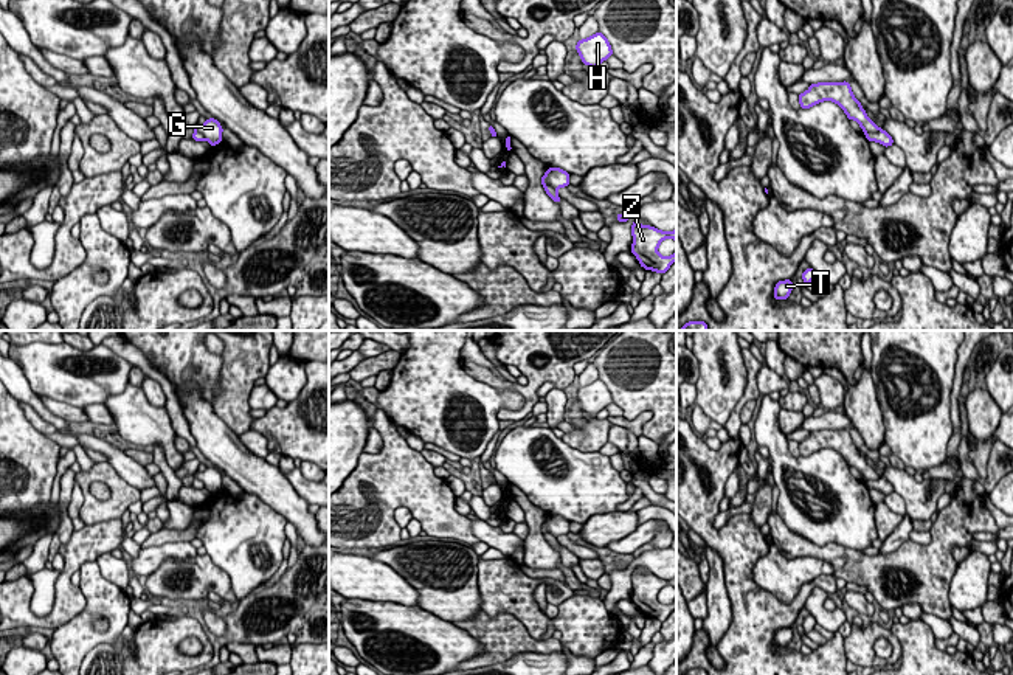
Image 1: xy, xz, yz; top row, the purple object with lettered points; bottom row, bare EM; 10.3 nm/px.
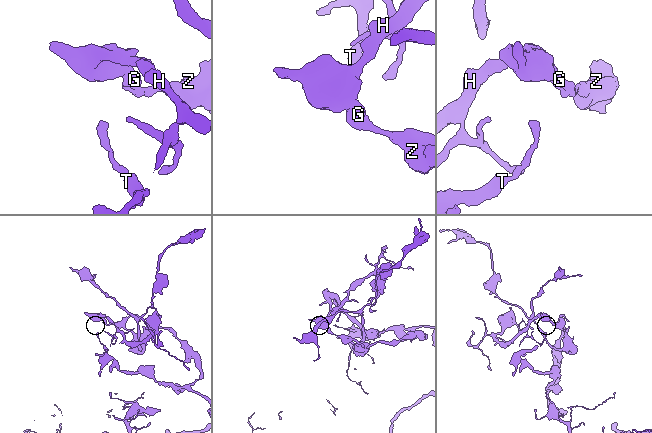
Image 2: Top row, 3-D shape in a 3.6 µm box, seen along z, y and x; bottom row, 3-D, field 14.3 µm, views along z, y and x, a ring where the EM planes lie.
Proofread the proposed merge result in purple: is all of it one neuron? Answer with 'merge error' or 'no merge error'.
merge error

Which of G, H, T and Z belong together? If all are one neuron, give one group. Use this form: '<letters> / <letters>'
G H / T Z

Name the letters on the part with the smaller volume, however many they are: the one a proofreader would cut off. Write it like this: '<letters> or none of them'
G, H

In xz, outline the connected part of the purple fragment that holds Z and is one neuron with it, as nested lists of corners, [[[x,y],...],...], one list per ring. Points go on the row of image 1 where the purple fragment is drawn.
[[[634,220],[631,225],[631,234],[631,254],[638,258],[641,267],[645,270],[653,270],[664,275],[676,261],[676,250],[672,256],[661,256],[658,253],[658,247],[664,239],[672,237],[676,242],[676,230],[666,233],[652,225],[641,225]]]

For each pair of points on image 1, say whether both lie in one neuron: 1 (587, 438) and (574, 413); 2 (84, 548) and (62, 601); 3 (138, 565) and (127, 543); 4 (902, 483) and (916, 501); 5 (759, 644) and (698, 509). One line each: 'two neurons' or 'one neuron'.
1: one neuron
2: one neuron
3: two neurons
4: one neuron
5: one neuron

